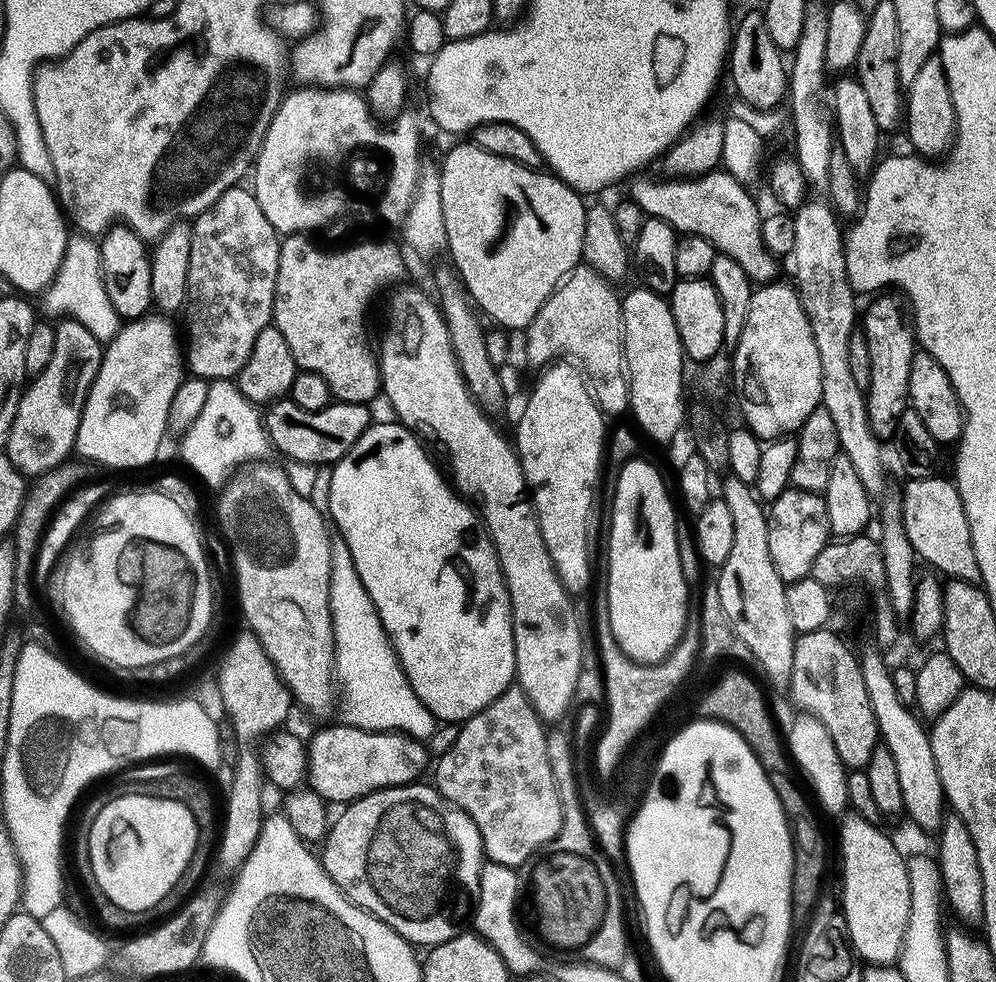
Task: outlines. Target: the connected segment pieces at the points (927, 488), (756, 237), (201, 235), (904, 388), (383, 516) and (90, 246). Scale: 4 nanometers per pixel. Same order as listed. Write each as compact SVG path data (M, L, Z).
M937 474L905 483L904 492L902 491L904 523L910 526L912 547L916 549L916 555L921 561L929 560L934 567L945 572L945 577L979 581L980 567L967 533L968 519L960 491L954 487L951 479L943 480L942 476Z
M717 170L705 176L660 180L651 180L644 175L648 174L637 175L627 185L627 195L635 204L642 206L645 217L666 222L685 236L706 238L706 242L713 244L719 255L734 258L734 262L746 270L753 285L759 286L777 279L777 257L768 252L762 242L762 212L756 209L751 194L746 190L748 188L731 173Z
M241 185L224 191L214 206L193 219L190 227L190 269L187 270L184 307L188 328L186 366L191 375L208 382L233 379L239 375L246 358L250 356L258 334L271 323L281 237L267 221L251 189Z
M880 294L868 304L868 309L863 309L862 312L862 331L864 337L866 338L866 346L870 349L870 386L866 389L866 414L868 415L868 421L870 422L870 430L874 430L876 437L881 440L881 442L888 442L895 437L896 431L898 430L898 422L902 418L904 411L910 407L910 401L908 399L908 387L910 386L910 362L914 358L914 354L917 352L918 348L910 348L910 340L908 340L908 332L906 332L906 324L912 323L912 314L909 305L906 303L905 297L900 294L892 294L896 296L884 296L888 294Z
M399 422L391 423L373 423L362 434L362 438L358 438L358 442L354 442L352 449L331 465L332 477L330 478L326 512L335 531L336 528L340 531L337 532L339 539L346 542L350 554L354 558L358 578L362 578L362 586L366 586L366 590L378 610L380 621L384 623L384 629L388 631L388 639L392 641L392 646L396 649L396 657L400 659L400 665L404 667L404 672L408 675L408 681L414 694L426 705L437 721L463 722L469 720L474 713L481 712L490 702L497 700L513 683L516 674L516 655L514 654L514 634L512 633L512 603L508 597L508 587L504 584L504 577L500 575L500 561L496 558L496 551L492 549L491 540L478 527L478 516L473 505L467 499L457 495L449 481L449 485L444 481L444 476L436 469L435 462L424 453L423 446L419 444L421 441L418 439L417 433L413 432L411 428L405 428Z
M76 234L69 239L61 268L43 293L42 299L56 318L82 322L82 326L86 326L86 330L90 330L90 334L102 342L114 339L121 330L122 317L114 310L110 294L106 294L106 286L102 282L99 243L87 235Z

